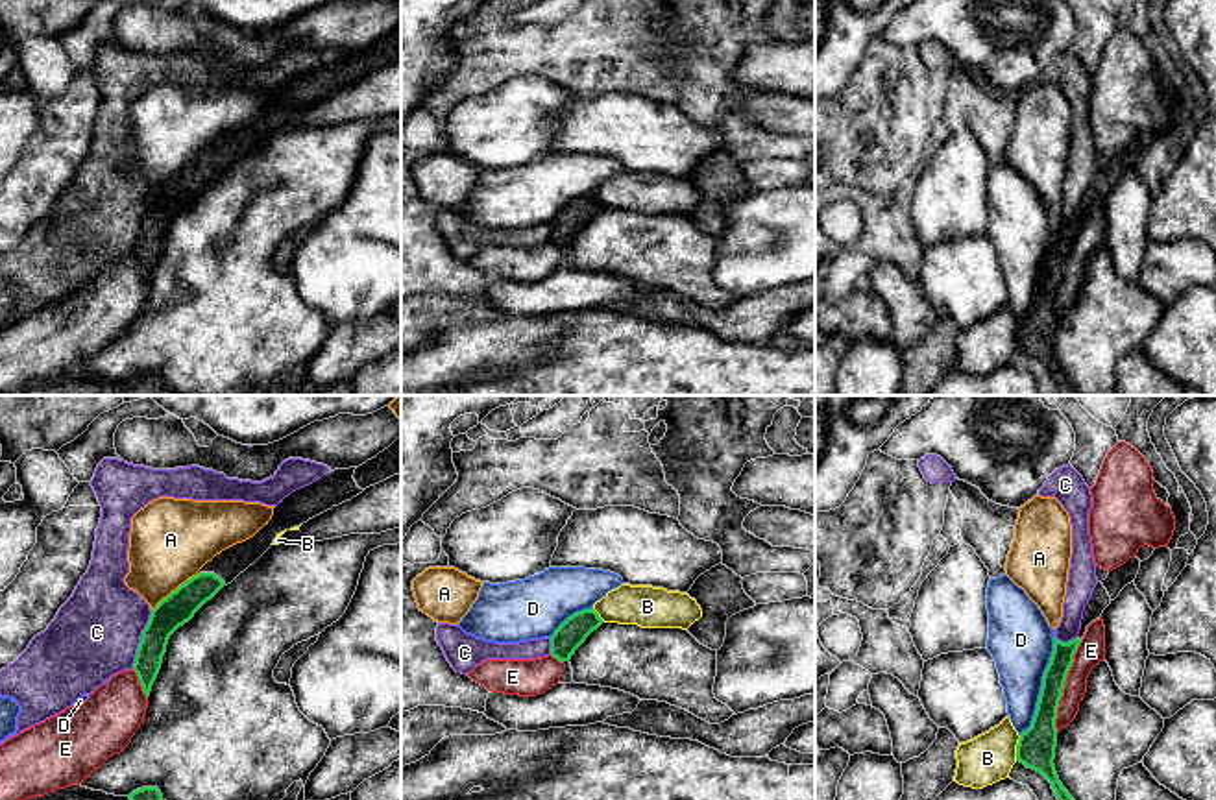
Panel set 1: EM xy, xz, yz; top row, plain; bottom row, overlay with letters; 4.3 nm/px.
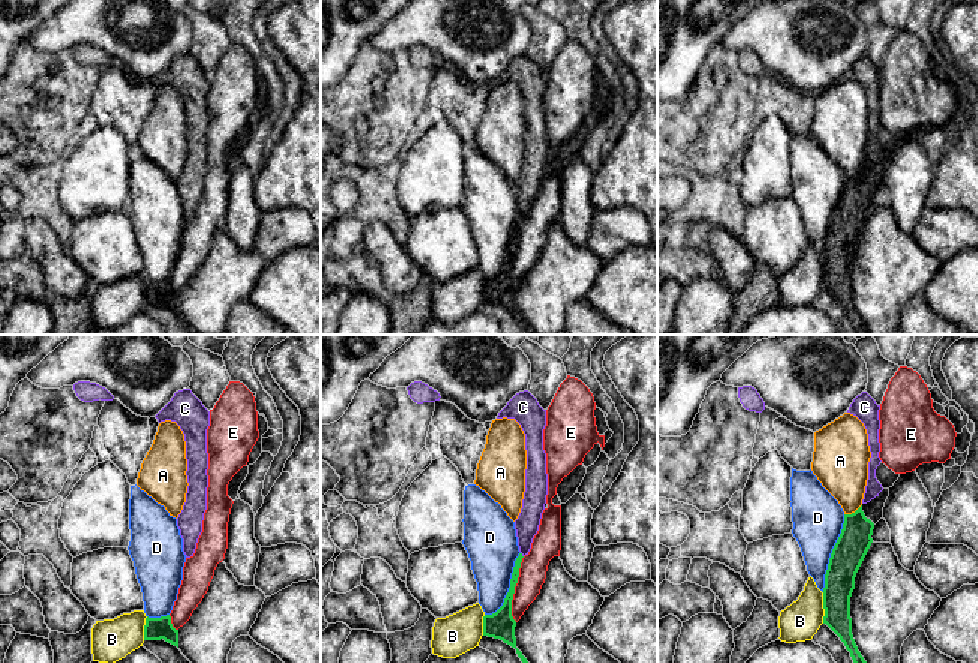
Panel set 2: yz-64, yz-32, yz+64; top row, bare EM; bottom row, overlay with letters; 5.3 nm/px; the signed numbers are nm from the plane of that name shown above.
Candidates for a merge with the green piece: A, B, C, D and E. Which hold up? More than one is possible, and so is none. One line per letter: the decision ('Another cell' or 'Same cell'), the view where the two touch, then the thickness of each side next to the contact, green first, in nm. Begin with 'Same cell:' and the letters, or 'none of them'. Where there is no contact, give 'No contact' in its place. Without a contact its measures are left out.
Same cell: none of them
A: Another cell. Touches green in xy. Thickness 140 nm (green) against 360 nm
B: Another cell. Touches green in yz. Thickness 170 nm (green) against 220 nm
C: Another cell. Touches green in xy. Thickness 140 nm (green) against 380 nm
D: Another cell. Touches green in yz. Thickness 160 nm (green) against 280 nm
E: Another cell. Touches green in yz. Thickness 140 nm (green) against 120 nm

